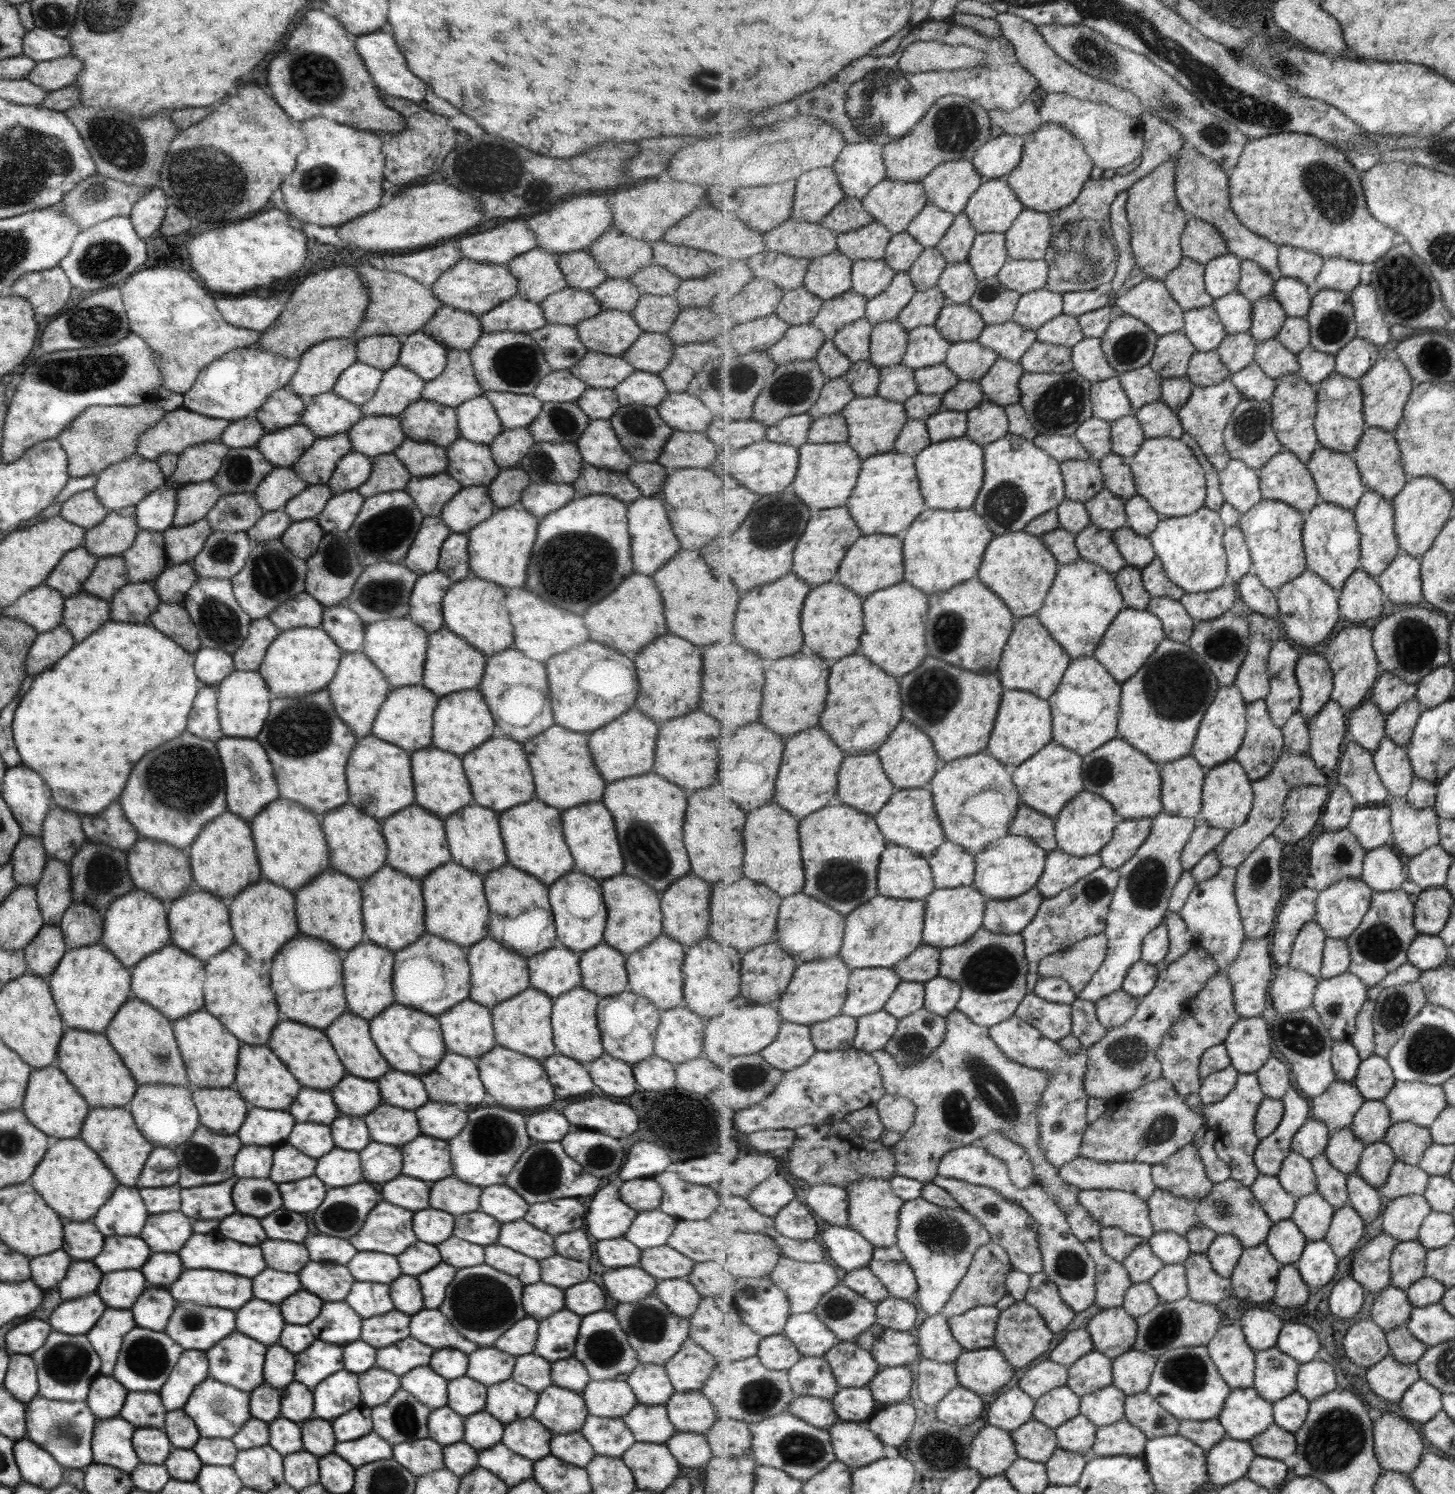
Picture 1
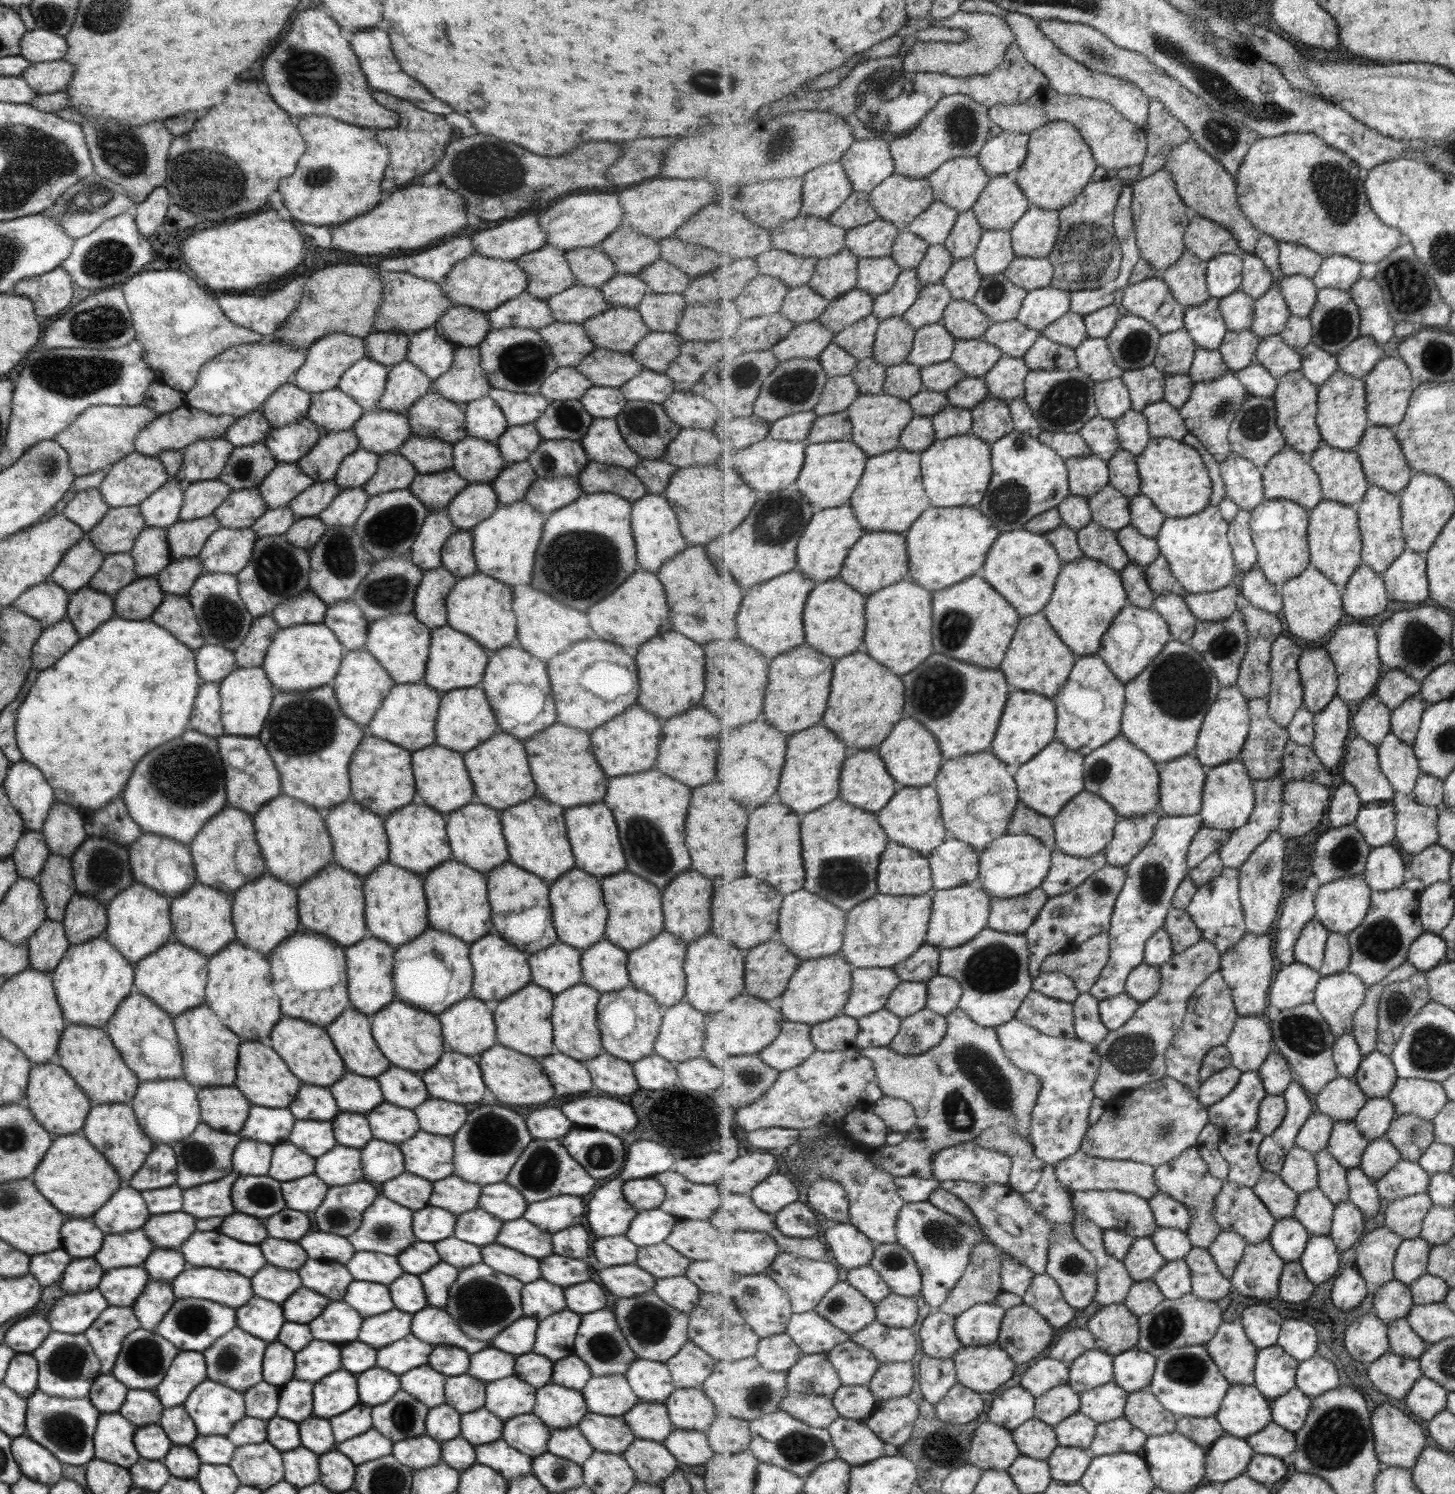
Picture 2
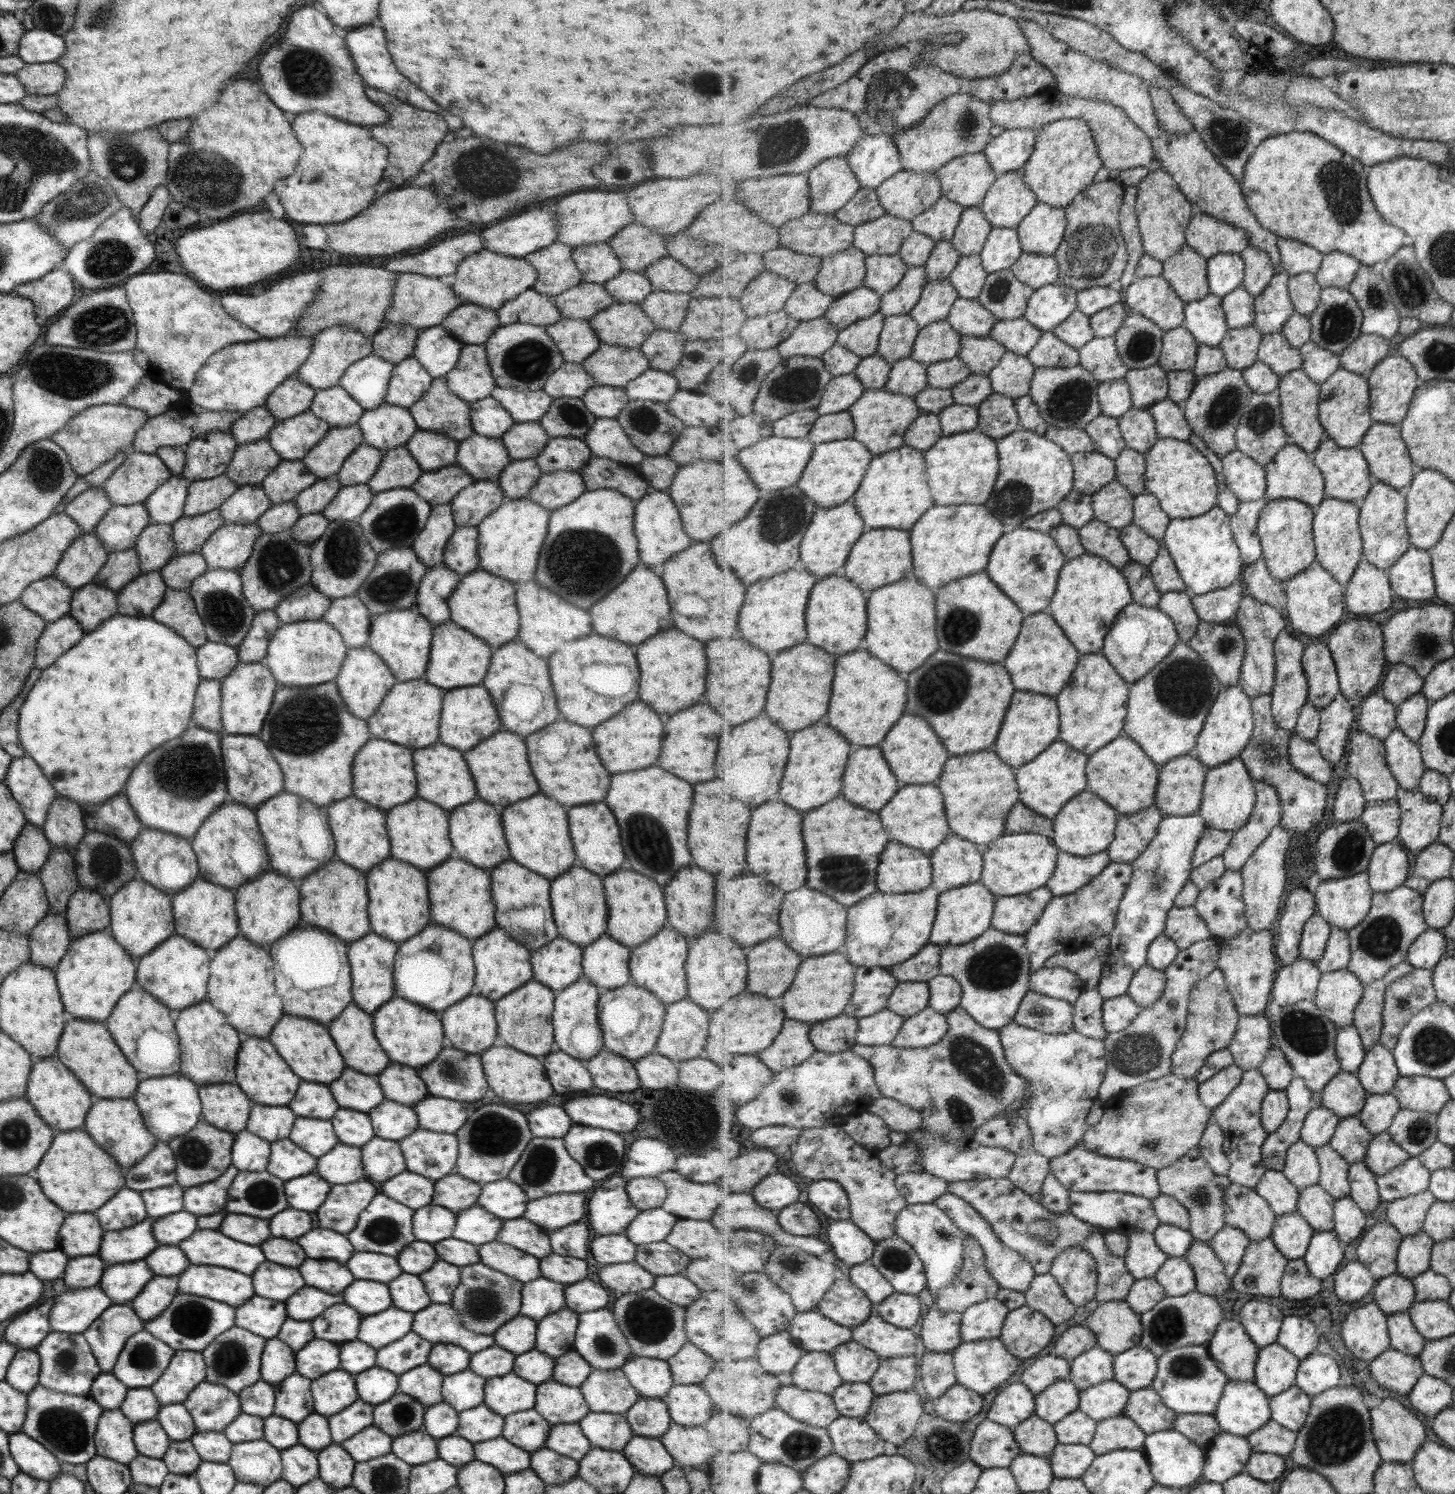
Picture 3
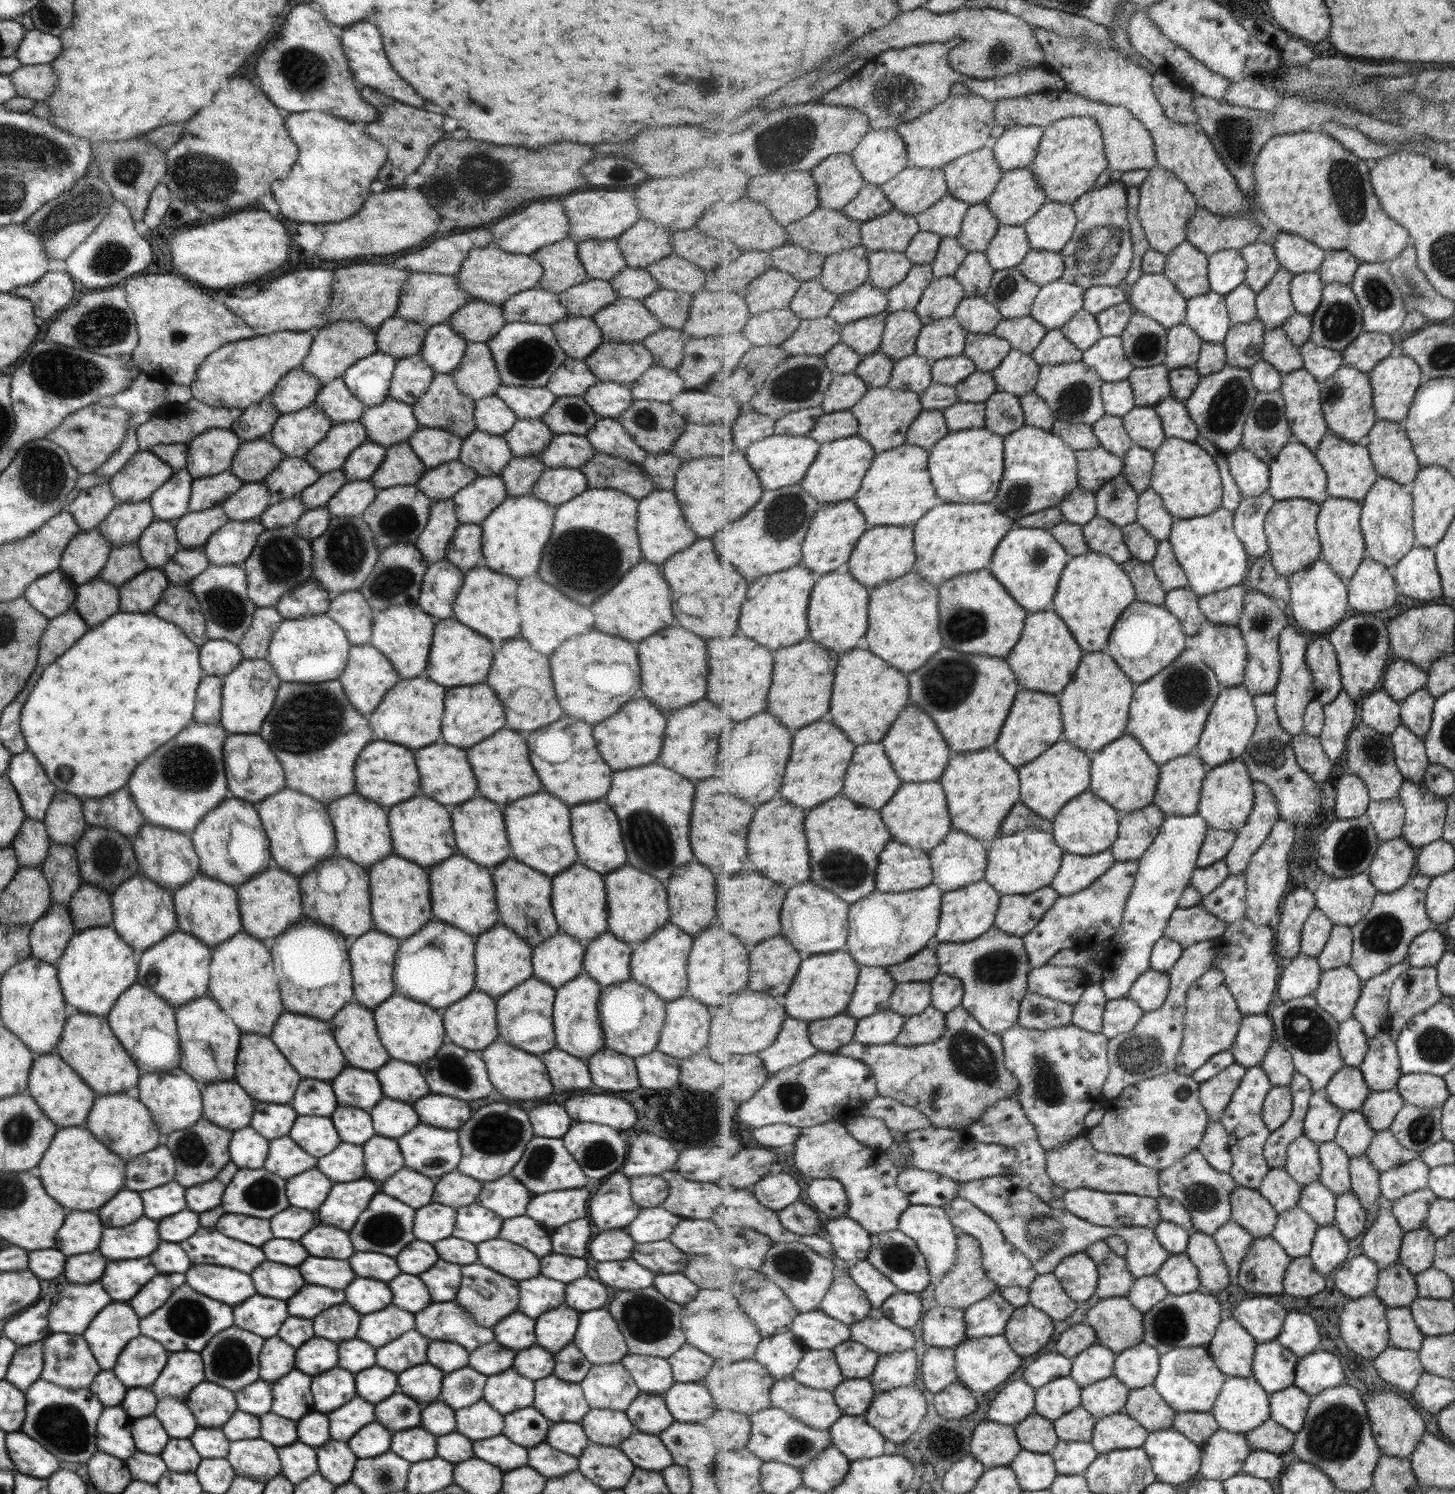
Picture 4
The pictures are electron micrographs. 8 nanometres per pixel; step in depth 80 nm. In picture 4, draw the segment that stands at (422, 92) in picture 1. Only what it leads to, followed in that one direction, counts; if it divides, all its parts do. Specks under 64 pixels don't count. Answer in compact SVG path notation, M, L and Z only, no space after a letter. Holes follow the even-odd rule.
M359 22L359 24L353 24L353 26L345 26L339 28L339 38L342 44L342 51L347 59L347 64L353 78L356 80L358 86L366 86L373 88L380 94L385 96L391 96L403 104L422 109L423 107L423 98L419 98L415 94L415 90L403 82L403 78L399 78L391 66L389 66L389 60L383 52L383 44L381 44L381 36L377 32L377 28L369 22Z

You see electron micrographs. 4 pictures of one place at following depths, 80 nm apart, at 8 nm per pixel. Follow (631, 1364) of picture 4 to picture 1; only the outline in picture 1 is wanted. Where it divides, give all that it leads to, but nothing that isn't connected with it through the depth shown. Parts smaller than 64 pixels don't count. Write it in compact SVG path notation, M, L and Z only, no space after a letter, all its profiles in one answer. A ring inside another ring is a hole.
M638 1365L625 1377L639 1405L664 1405L675 1392L663 1366Z

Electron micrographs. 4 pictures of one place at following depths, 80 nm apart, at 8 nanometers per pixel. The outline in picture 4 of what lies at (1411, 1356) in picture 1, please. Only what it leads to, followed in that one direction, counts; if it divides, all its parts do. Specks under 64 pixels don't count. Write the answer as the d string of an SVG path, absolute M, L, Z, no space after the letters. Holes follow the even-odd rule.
M1388 1306L1386 1317L1390 1326L1390 1347L1417 1351L1422 1349L1426 1336L1419 1330L1410 1306Z

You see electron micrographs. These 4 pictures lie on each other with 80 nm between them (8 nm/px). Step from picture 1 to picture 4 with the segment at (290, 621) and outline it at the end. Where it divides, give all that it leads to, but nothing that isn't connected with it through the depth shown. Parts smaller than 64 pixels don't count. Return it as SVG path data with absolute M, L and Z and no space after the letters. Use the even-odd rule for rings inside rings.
M311 576L305 583L283 594L274 608L282 619L295 620L304 616L324 614L329 604L327 593Z

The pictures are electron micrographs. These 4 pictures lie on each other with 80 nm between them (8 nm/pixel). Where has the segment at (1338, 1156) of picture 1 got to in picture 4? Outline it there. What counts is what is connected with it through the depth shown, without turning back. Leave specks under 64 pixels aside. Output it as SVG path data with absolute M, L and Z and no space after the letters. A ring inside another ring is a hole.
M1361 1109L1351 1110L1347 1111L1342 1119L1336 1141L1347 1151L1350 1158L1355 1158L1367 1154L1376 1133Z

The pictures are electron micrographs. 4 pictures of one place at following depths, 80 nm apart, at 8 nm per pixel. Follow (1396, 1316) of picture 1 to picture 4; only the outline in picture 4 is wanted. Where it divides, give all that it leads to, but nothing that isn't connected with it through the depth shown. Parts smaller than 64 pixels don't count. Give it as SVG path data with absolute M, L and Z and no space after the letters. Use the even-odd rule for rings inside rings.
M1397 1262L1390 1268L1384 1268L1379 1273L1377 1288L1373 1291L1391 1308L1410 1306L1418 1297L1418 1282L1404 1264Z

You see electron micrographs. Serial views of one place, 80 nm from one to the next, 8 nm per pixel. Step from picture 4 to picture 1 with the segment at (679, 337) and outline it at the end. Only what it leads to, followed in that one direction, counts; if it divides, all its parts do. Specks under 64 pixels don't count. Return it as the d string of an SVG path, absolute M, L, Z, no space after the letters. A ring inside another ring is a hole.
M642 332L618 357L630 364L634 371L658 375L670 361L672 348L673 344L666 333Z

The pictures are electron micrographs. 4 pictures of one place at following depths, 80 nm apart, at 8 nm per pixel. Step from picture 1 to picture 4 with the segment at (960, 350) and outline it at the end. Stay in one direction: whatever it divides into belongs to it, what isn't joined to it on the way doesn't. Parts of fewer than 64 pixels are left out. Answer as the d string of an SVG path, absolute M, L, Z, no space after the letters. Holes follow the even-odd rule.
M994 333L967 335L967 346L964 354L975 361L978 370L994 371L1003 359L1013 350L1011 343L999 338Z

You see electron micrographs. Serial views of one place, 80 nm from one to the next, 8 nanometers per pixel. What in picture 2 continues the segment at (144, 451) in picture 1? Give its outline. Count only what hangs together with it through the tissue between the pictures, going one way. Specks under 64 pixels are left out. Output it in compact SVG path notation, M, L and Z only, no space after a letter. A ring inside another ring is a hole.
M183 404L168 413L161 413L152 420L143 430L140 430L133 441L134 451L147 457L156 457L164 449L183 450L197 440L224 436L227 427L236 421L234 416L221 414L213 416L201 410Z

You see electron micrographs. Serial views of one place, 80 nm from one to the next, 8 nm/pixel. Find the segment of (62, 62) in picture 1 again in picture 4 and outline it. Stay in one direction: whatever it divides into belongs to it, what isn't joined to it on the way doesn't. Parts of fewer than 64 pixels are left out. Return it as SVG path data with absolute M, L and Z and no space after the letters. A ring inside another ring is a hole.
M49 64L20 65L11 74L15 96L45 101L55 90L55 74Z

